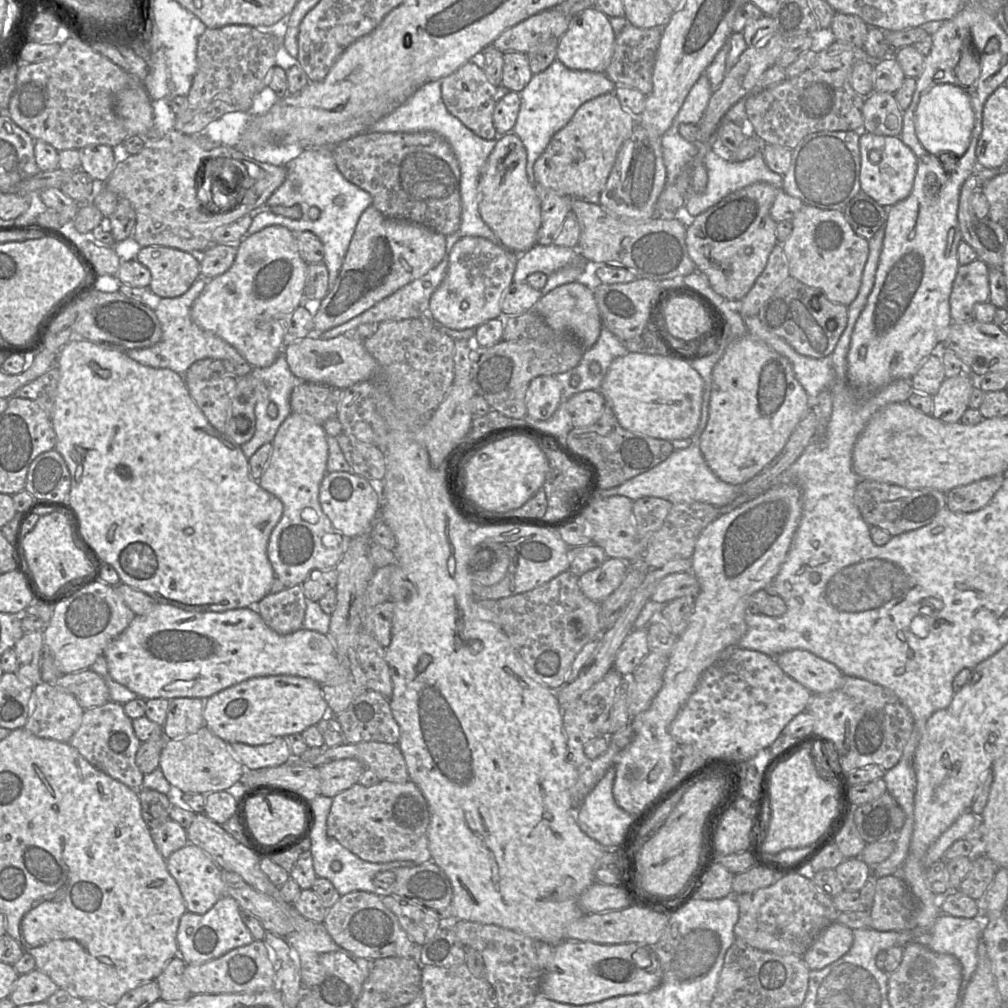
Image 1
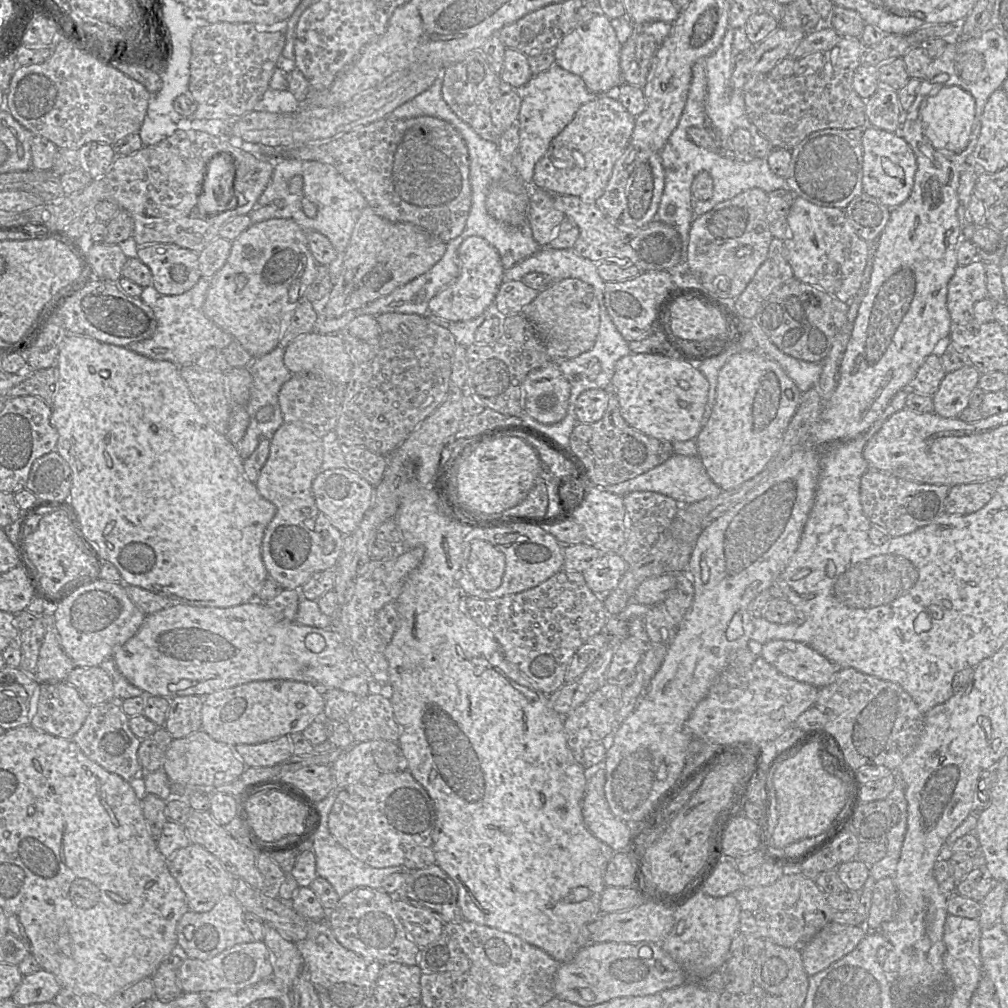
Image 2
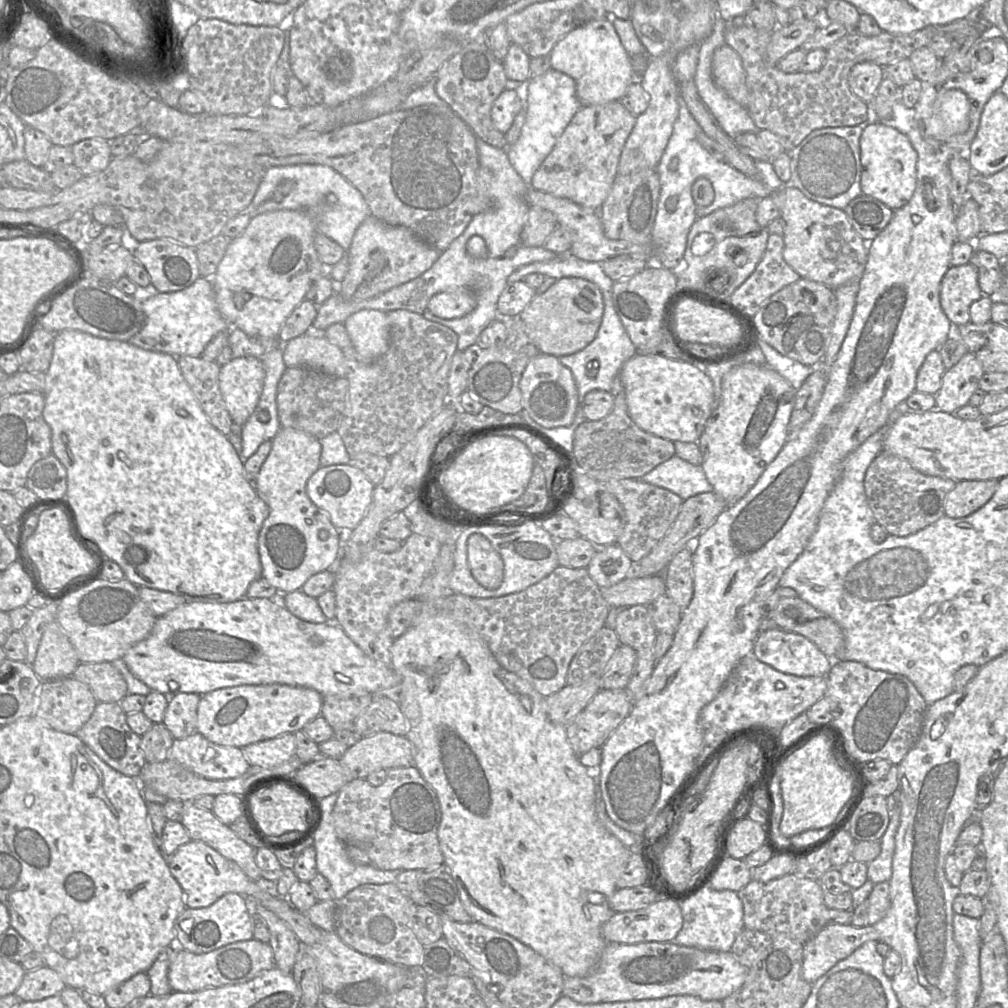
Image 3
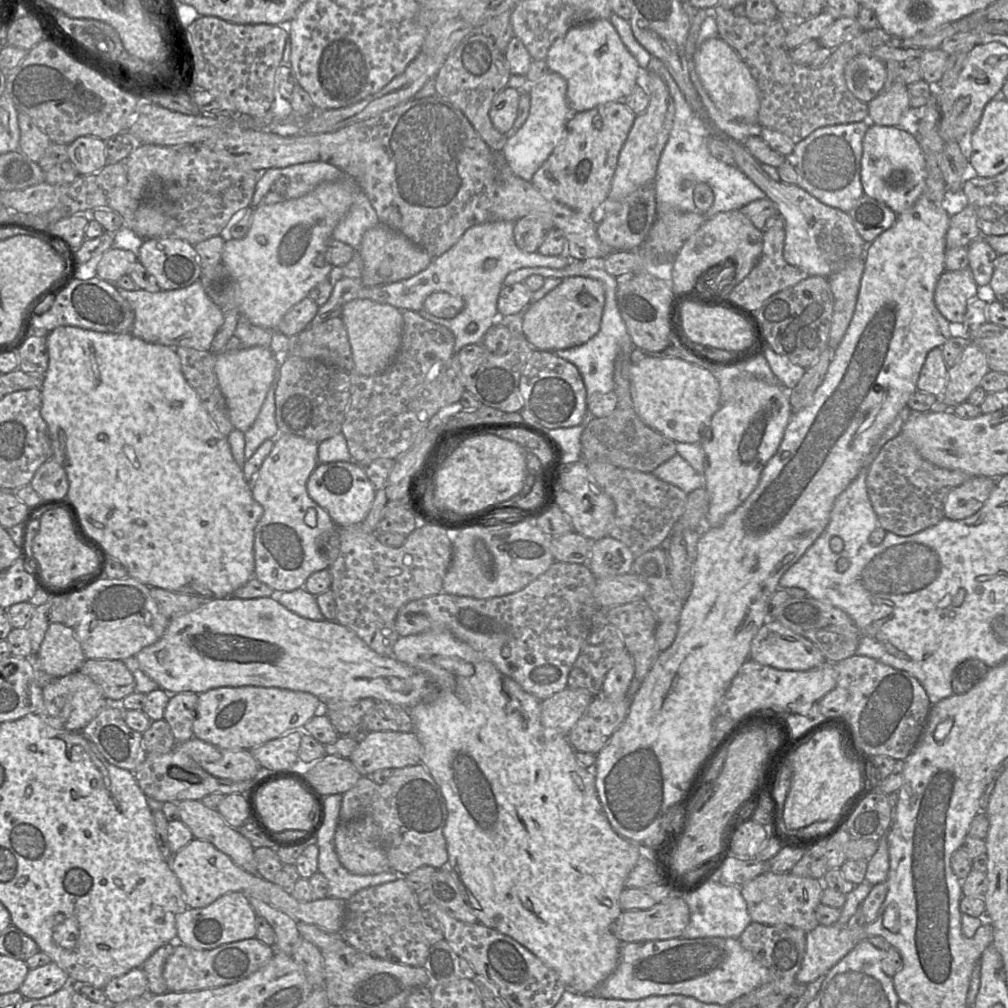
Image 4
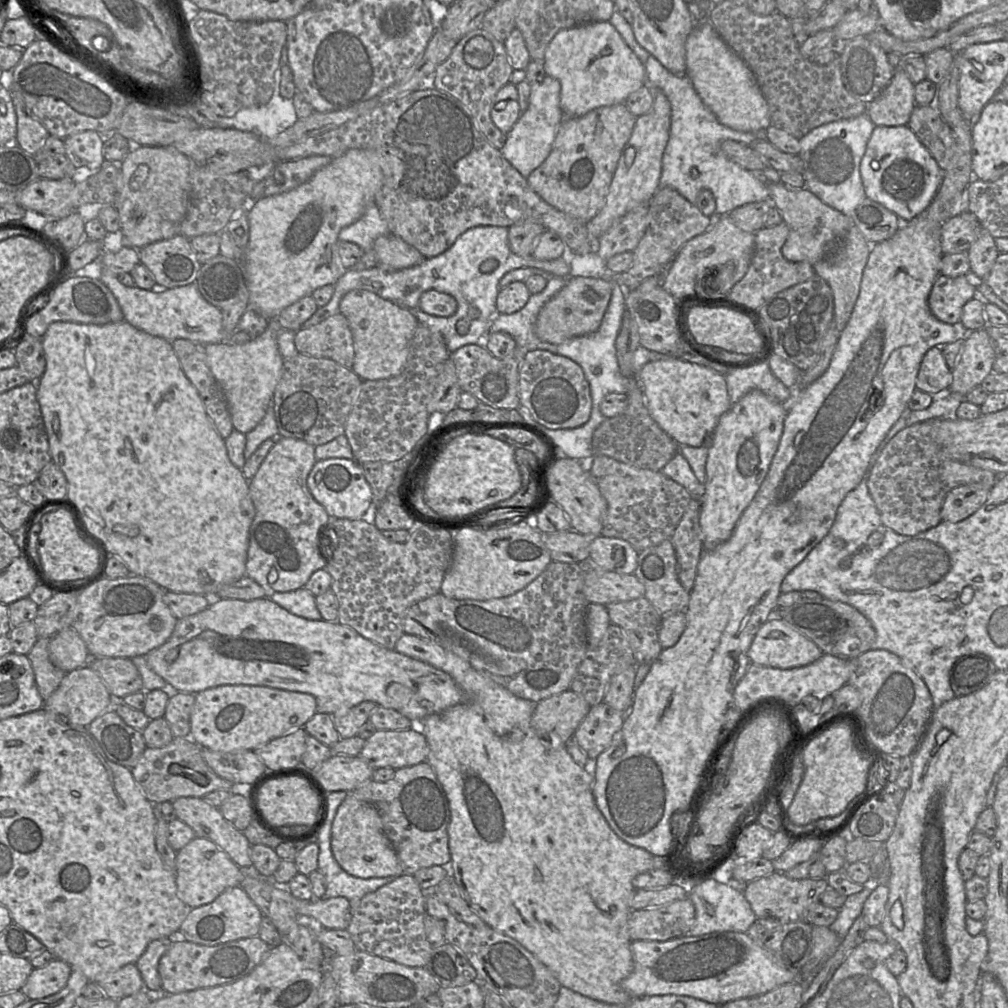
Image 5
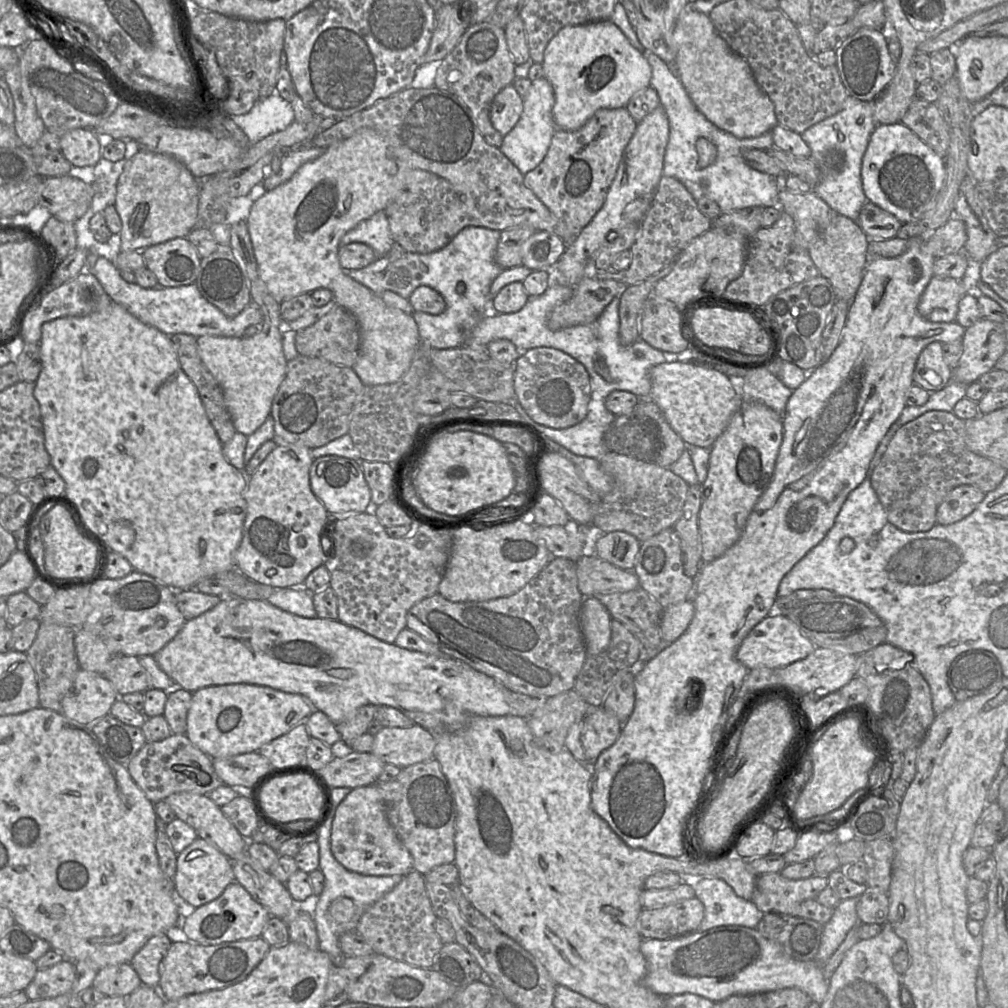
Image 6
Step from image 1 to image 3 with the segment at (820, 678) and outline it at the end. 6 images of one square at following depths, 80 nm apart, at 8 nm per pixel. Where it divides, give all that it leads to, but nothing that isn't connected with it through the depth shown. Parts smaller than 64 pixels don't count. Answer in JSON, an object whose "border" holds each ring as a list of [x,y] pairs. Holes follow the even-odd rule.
{"border":[[[779,627],[759,632],[754,642],[752,654],[761,662],[782,673],[802,677],[826,676],[834,661],[833,658],[826,656],[806,637],[785,631]]]}

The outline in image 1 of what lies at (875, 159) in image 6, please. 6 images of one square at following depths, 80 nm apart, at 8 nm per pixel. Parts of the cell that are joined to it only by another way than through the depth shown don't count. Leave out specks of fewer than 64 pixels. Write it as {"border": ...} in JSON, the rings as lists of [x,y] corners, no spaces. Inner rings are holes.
{"border":[[[864,132],[860,136],[859,146],[861,153],[861,191],[884,208],[890,208],[908,197],[914,184],[917,159],[912,150],[903,143],[900,137]],[[873,150],[881,155],[879,163],[872,163],[869,159],[869,154]]]}

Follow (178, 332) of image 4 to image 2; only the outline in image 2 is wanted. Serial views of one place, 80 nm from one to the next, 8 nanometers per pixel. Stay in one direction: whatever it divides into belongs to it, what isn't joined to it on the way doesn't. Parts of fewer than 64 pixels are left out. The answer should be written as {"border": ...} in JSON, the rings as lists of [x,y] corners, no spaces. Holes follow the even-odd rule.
{"border":[[[201,276],[198,282],[183,294],[161,295],[151,307],[157,320],[154,335],[149,339],[132,343],[127,347],[145,357],[171,361],[178,366],[195,363],[211,347],[224,350],[235,338],[205,315],[203,306],[209,286],[210,278]]]}

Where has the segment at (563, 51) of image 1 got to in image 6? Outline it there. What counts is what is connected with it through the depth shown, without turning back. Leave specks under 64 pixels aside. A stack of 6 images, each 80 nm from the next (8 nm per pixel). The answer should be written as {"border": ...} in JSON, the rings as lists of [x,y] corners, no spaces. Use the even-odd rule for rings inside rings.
{"border":[[[610,19],[560,29],[545,48],[542,66],[544,78],[551,83],[554,90],[554,122],[558,129],[567,131],[580,129],[599,109],[626,107],[633,96],[650,86],[652,76],[651,66],[644,54],[631,45]]]}

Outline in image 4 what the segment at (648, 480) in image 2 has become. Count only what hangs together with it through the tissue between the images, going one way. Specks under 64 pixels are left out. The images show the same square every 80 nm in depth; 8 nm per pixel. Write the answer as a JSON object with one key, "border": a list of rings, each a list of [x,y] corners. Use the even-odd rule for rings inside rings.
{"border":[[[675,454],[661,464],[652,474],[664,482],[677,486],[686,494],[699,488],[705,488],[706,485],[704,473],[695,471],[679,454]]]}

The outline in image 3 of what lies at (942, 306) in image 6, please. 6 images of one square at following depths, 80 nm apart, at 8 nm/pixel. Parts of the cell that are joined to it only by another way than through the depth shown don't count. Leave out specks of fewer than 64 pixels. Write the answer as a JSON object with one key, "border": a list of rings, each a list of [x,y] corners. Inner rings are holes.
{"border":[[[974,264],[950,266],[941,281],[940,305],[951,323],[969,323],[970,305],[982,296]]]}

